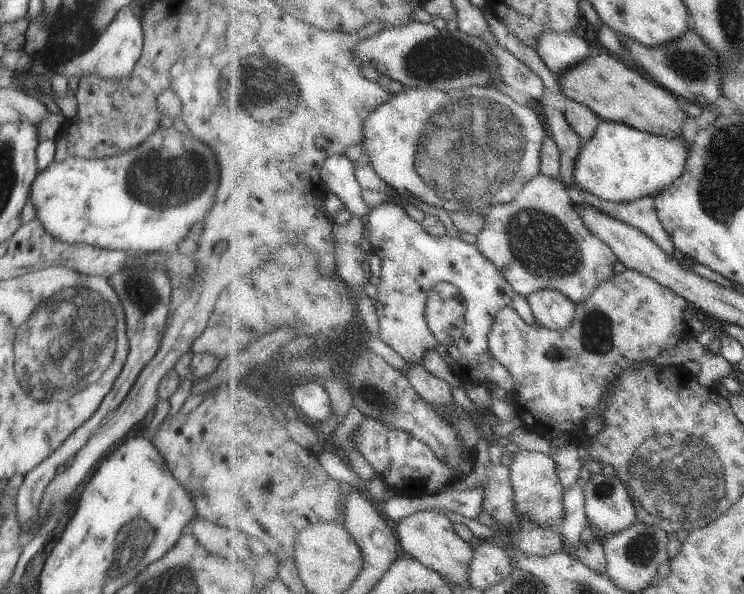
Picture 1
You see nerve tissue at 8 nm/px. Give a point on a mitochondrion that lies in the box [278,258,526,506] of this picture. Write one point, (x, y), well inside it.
(379, 399)

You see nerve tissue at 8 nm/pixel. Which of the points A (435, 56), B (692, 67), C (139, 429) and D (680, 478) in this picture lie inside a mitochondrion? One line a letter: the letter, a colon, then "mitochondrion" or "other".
A: mitochondrion
B: mitochondrion
C: other
D: mitochondrion

